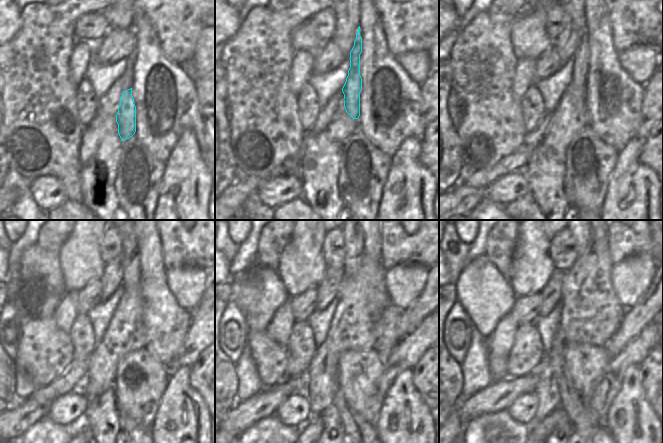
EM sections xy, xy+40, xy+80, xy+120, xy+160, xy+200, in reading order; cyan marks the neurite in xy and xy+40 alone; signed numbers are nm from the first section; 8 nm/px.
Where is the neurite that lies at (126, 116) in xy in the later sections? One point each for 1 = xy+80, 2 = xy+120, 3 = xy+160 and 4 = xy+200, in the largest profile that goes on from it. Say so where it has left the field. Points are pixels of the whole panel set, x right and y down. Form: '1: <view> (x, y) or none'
1: xy+80 (577, 86)
2: xy+120 (130, 251)
3: xy+160 (354, 240)
4: xy+200 (582, 240)

